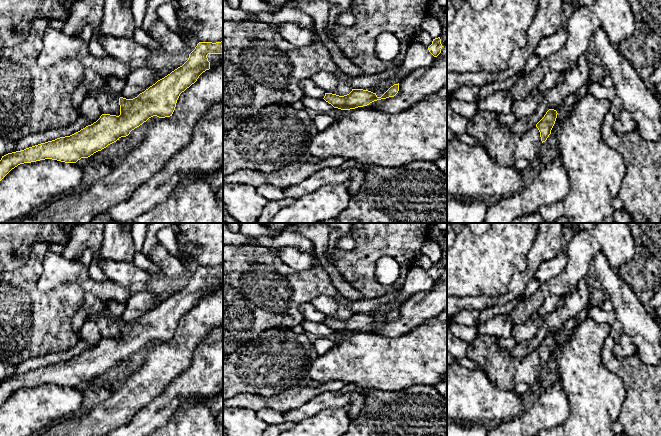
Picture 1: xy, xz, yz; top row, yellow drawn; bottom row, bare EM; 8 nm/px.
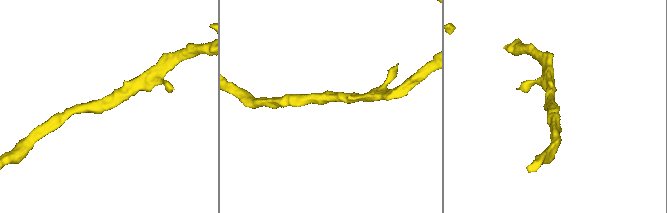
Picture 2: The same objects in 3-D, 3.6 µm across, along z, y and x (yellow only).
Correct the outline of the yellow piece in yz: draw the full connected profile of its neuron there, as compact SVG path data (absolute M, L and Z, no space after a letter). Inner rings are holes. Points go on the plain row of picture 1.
M549 333L544 339L544 341L536 348L536 351L540 356L542 367L545 366L551 358L551 354L557 342L557 338L558 337L556 334Z

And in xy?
M223 265L216 267L199 266L195 273L189 278L188 284L182 290L158 304L137 321L133 323L120 321L119 340L102 338L96 346L70 360L60 361L52 365L2 380L0 384L0 405L12 393L24 387L31 387L45 383L52 383L65 387L76 387L81 382L88 382L94 377L101 375L108 369L119 364L121 361L128 360L132 354L139 351L153 340L159 342L172 340L180 318L194 308L203 296L210 293L210 286L207 282L208 278L223 278Z

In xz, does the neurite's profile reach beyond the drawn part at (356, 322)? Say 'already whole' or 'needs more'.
already whole

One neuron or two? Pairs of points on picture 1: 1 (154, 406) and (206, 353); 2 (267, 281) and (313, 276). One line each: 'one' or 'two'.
1: one
2: one

